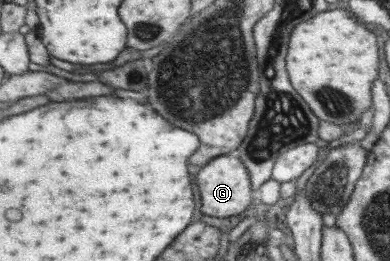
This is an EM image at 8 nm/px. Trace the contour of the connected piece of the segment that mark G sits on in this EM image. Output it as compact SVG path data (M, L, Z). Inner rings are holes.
M234 154L214 157L196 175L196 187L200 189L200 213L210 217L230 217L244 211L250 203L250 183L246 169Z

